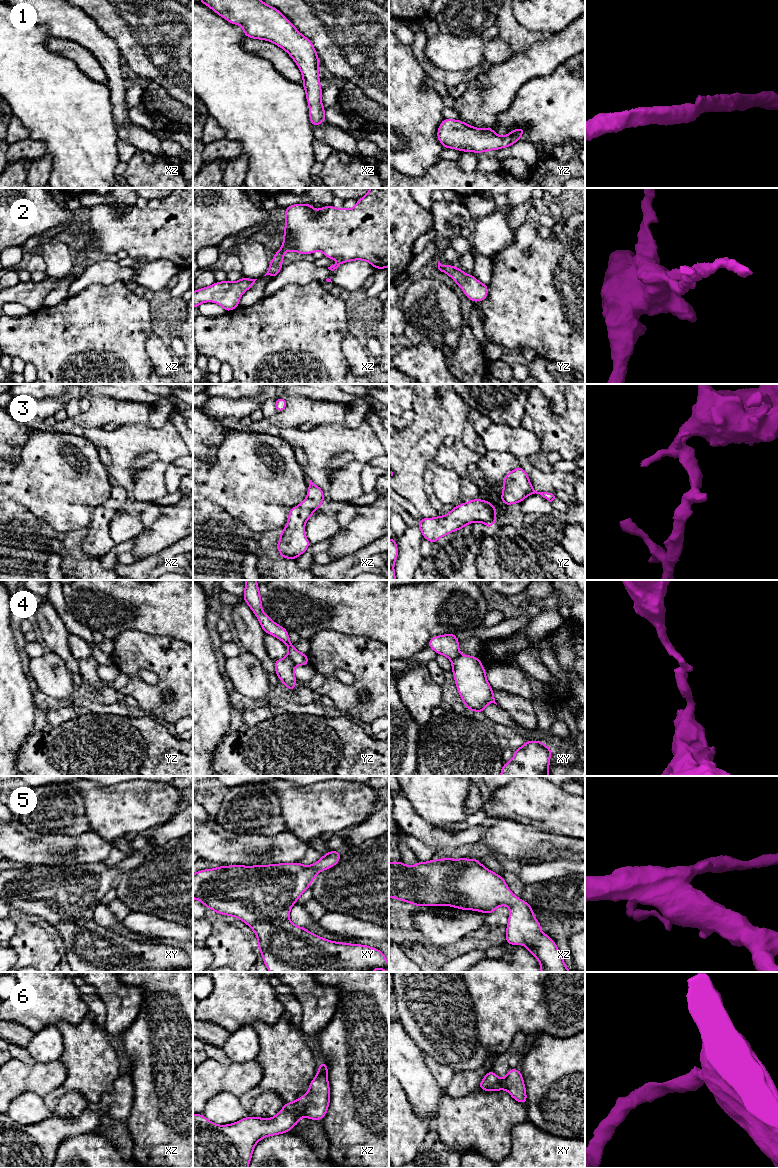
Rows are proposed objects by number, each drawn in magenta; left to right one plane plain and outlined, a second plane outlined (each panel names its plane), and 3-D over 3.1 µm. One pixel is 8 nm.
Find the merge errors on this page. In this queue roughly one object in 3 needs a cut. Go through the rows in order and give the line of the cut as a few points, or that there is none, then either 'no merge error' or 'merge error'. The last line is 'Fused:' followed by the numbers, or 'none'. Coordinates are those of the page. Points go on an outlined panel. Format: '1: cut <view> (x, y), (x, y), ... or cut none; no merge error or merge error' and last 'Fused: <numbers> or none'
1: cut none; no merge error
2: cut none; no merge error
3: cut none; no merge error
4: cut yz (287, 655), (296, 664); merge error
5: cut none; no merge error
6: cut none; no merge error
Fused: 4

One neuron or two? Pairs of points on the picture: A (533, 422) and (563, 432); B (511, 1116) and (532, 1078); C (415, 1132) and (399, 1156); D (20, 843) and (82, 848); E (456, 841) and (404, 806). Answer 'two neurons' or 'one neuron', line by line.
A: one neuron
B: two neurons
C: one neuron
D: one neuron
E: one neuron

